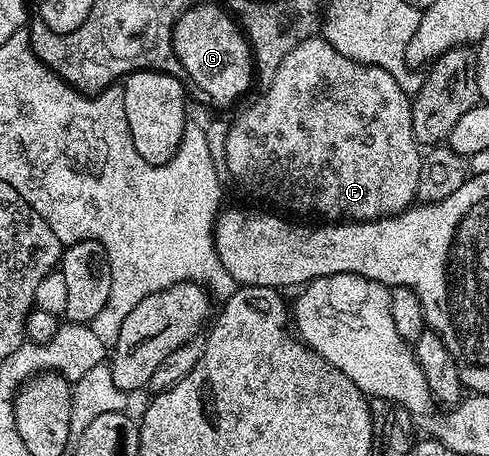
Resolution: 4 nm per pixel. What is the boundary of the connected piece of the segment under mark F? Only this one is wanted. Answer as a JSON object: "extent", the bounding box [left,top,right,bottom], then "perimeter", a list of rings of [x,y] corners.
{"extent":[223,36,424,222],"perimeter":[[[316,36],[305,40],[301,44],[297,44],[297,48],[293,48],[293,52],[289,52],[289,56],[285,56],[285,60],[281,60],[281,68],[277,68],[277,72],[273,76],[273,84],[269,84],[263,91],[263,95],[256,100],[252,106],[247,106],[235,118],[235,123],[227,130],[227,139],[223,142],[223,158],[227,161],[227,170],[248,190],[251,194],[256,194],[259,198],[268,198],[272,202],[272,207],[278,208],[280,211],[286,212],[291,216],[303,216],[299,214],[320,214],[323,220],[350,220],[353,222],[371,222],[374,218],[389,218],[393,214],[400,214],[402,210],[407,209],[416,201],[415,193],[417,192],[417,176],[421,176],[421,164],[424,155],[421,153],[421,147],[415,141],[415,133],[413,132],[413,116],[411,115],[411,98],[408,91],[401,88],[401,84],[397,84],[395,77],[389,72],[385,72],[379,66],[368,66],[365,62],[354,62],[349,60],[349,56],[341,56],[341,52],[337,52],[337,48],[333,48],[333,44],[329,44],[326,38]]]}

